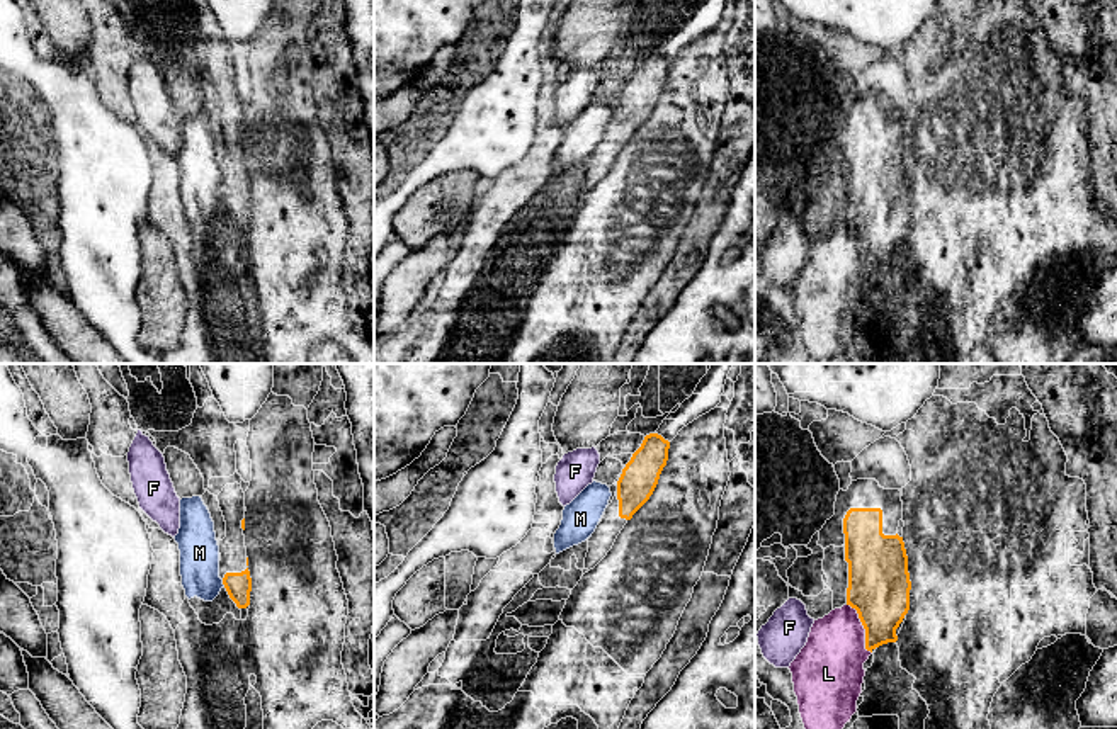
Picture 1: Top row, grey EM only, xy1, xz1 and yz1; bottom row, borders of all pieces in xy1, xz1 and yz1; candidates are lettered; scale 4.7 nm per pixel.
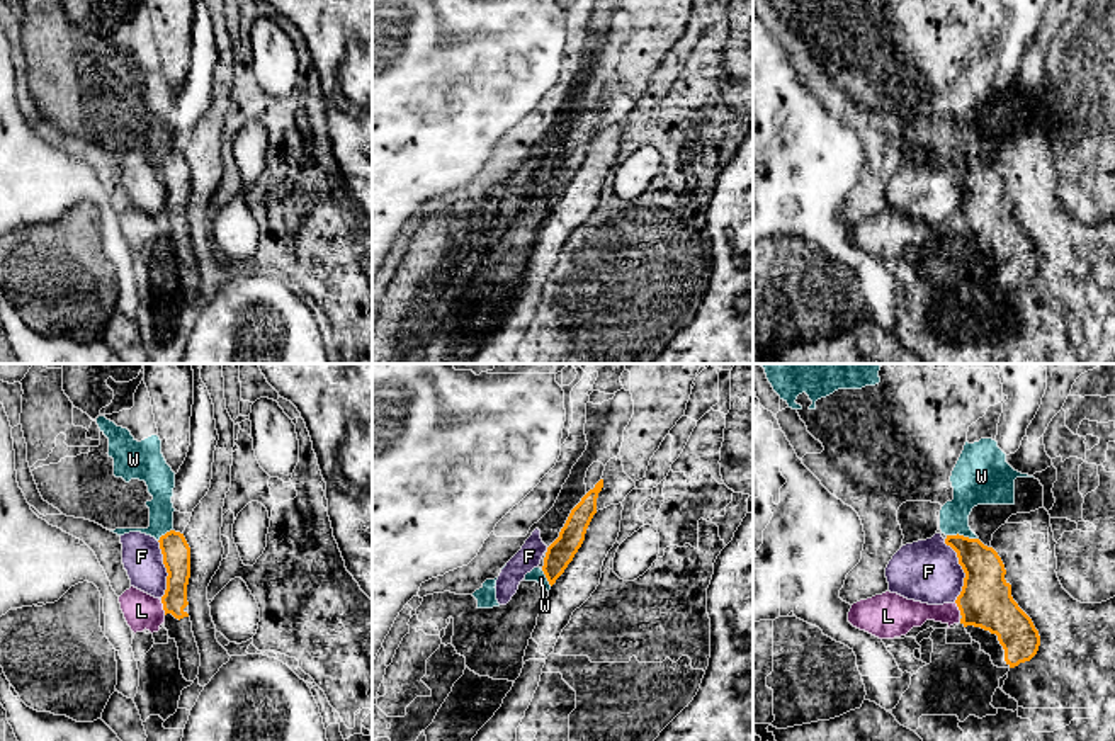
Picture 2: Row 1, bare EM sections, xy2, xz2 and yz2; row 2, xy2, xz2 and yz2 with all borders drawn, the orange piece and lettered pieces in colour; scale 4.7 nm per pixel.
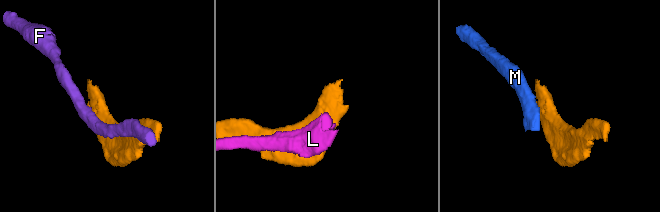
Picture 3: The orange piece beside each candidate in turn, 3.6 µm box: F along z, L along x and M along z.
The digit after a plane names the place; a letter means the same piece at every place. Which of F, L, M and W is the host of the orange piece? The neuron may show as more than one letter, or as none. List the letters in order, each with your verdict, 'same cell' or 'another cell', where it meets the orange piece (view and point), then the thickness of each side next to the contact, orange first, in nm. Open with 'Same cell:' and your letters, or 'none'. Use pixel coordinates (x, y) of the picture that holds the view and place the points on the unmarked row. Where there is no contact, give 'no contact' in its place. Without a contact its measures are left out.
Same cell: none
F: another cell | yz2 (962, 187) | 240/300 nm
L: another cell | yz1 (864, 247) | 300/320 nm
M: another cell | xy1 (223, 203) | 130/190 nm
W: another cell | yz2 (962, 155) | 200/190 nm

